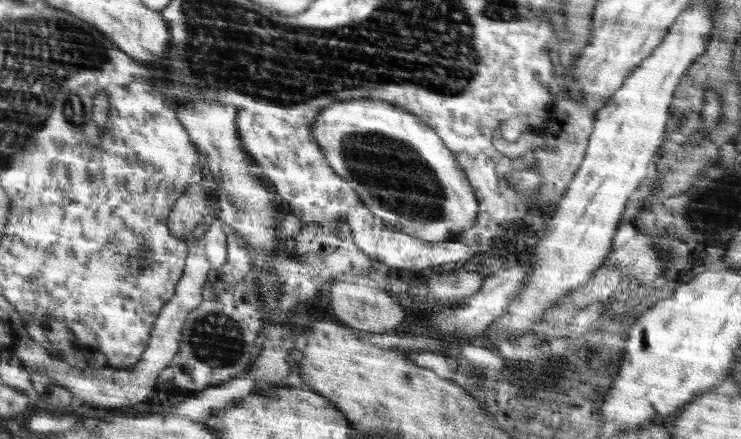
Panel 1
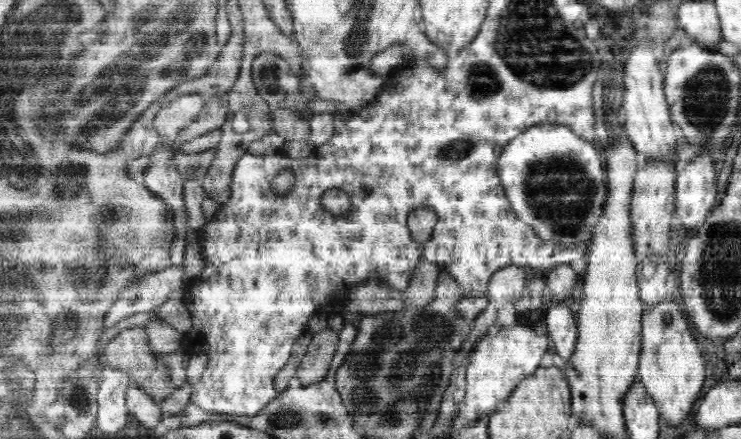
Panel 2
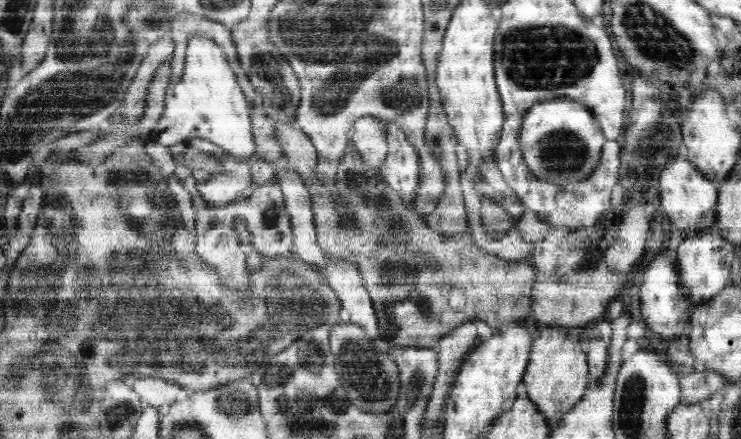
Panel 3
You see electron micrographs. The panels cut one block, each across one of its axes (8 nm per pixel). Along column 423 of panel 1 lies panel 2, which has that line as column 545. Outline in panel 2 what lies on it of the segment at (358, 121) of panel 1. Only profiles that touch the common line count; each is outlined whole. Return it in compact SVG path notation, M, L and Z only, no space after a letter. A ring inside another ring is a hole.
M538 123L528 127L504 146L498 162L498 174L508 200L518 218L530 225L544 240L574 247L579 242L590 241L594 228L603 216L607 204L606 169L596 146L577 135L562 123Z

